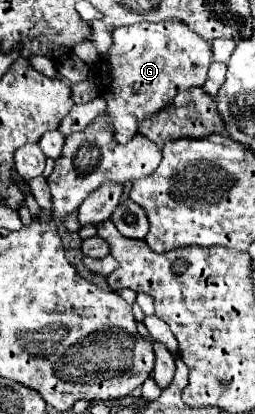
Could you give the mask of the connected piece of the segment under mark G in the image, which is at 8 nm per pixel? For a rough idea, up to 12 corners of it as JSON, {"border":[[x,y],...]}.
{"border":[[181,19],[111,31],[115,139],[201,87],[211,43]]}

